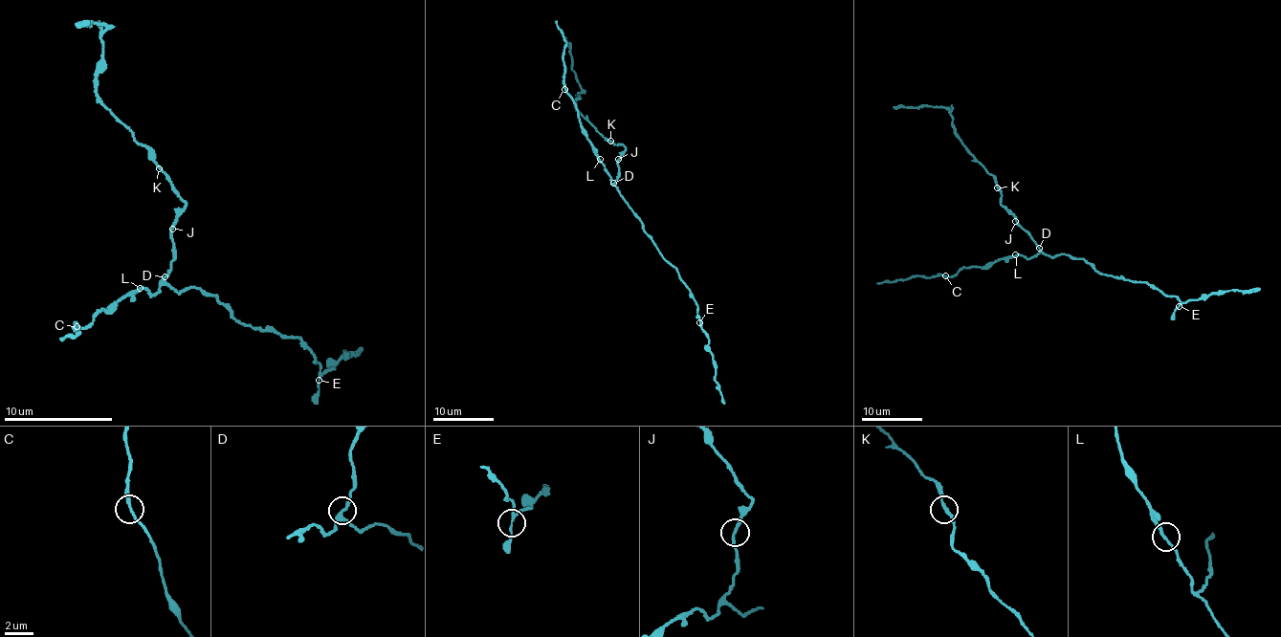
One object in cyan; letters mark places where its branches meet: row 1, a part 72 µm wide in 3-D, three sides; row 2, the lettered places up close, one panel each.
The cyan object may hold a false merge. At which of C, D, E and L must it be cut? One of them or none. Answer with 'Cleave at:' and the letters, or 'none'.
Cleave at: D

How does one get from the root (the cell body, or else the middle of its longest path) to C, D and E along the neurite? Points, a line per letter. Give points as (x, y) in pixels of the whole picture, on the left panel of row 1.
C: (175, 291), (166, 285), (162, 285), (156, 294), (140, 288), (115, 307), (101, 310), (88, 326), (77, 326)
D: (175, 291), (164, 277)
E: (175, 291), (197, 288), (213, 294), (240, 323), (298, 337), (314, 354), (320, 381)

